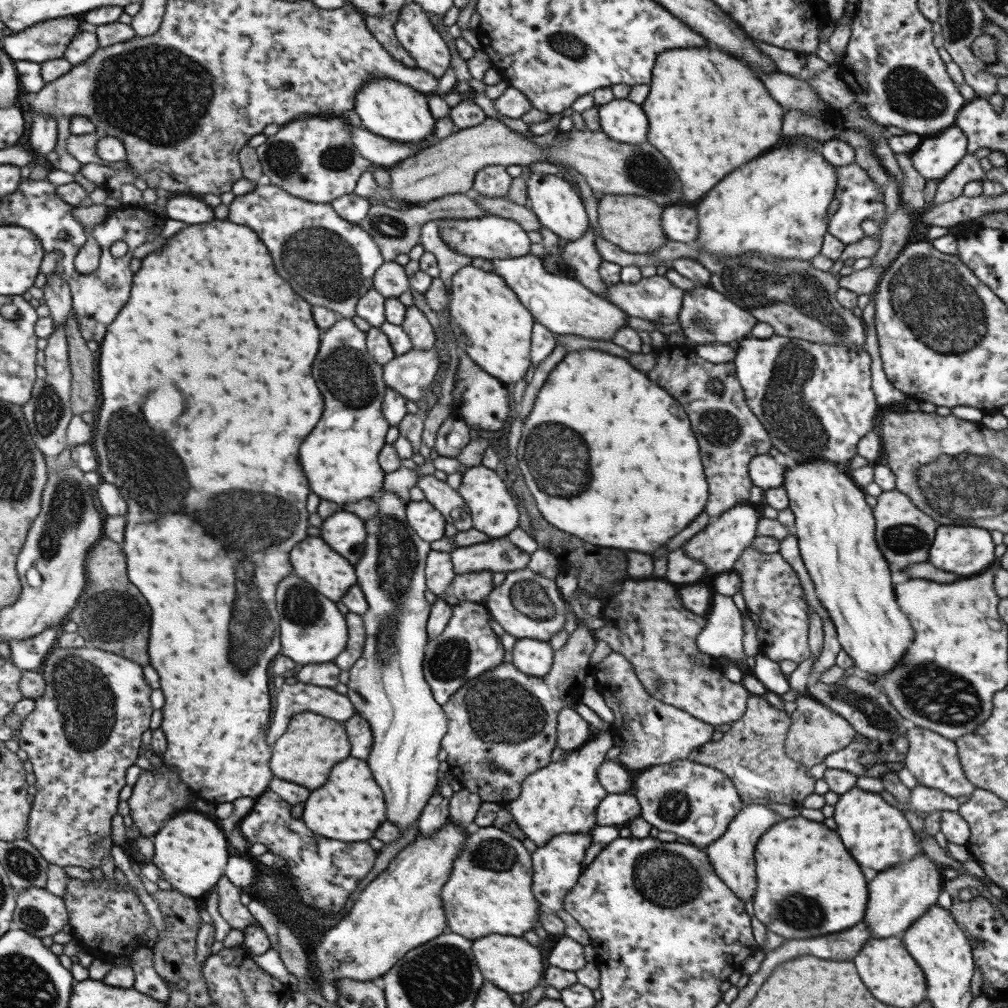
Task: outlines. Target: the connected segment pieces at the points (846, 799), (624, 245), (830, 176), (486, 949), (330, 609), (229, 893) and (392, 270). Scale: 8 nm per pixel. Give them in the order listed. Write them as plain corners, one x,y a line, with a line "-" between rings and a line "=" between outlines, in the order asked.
856,786
841,794
834,807
838,834
860,866
882,872
894,864
916,856
926,856
917,844
918,837
904,817
902,807
890,805
880,793
868,792
=
605,194
597,208
600,234
627,253
641,255
658,250
668,241
660,226
663,209
663,206
645,196
=
788,145
756,158
732,174
728,174
704,200
696,206
698,210
698,237
693,246
698,246
718,255
722,262
734,260
732,256
752,250
763,259
811,260
821,253
824,236
828,233
828,206
835,198
838,177
834,166
829,164
816,149
=
484,936
480,940
474,940
472,952
478,962
480,972
484,978
497,986
504,988
504,992
510,994
523,993
536,988
544,974
544,958
539,946
528,944
524,938
516,936
=
288,576
276,585
276,604
282,628
282,654
298,664
322,664
334,660
346,649
348,627
344,614
336,604
320,594
312,584
296,576
=
225,874
217,882
219,912
234,930
244,930
248,925
260,925
248,908
240,903
242,890
232,884
=
396,261
383,262
375,272
373,288
385,298
398,298
409,288
409,280
404,267

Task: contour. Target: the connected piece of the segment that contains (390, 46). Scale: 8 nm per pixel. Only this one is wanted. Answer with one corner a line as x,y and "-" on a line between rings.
402,11
385,12
384,14
367,14
361,12
364,16
368,30
374,35
374,38
402,64
410,68
416,68
417,62
411,57
411,54
400,44
400,35
396,31
396,24

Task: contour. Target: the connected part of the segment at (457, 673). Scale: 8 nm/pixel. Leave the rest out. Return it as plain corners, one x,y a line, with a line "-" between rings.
460,601
453,606
453,614
438,639
429,640
425,649
423,671
430,685
434,700
447,704
467,680
480,676
483,672
502,663
505,650
499,637
490,627
491,615
484,604
469,604

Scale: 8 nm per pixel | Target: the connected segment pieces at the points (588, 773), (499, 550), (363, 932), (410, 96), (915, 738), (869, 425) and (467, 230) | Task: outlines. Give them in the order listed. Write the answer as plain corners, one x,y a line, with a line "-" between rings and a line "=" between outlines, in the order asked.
610,731
598,733
580,748
566,752
562,760
552,761
526,777
520,796
505,807
528,839
541,847
560,833
591,832
596,824
596,808
607,792
598,784
596,770
607,760
607,752
615,745
=
500,539
462,546
450,554
456,576
482,570
508,573
527,567
531,559
530,553
=
448,818
433,835
423,835
419,832
415,840
400,850
388,867
362,890
350,913
332,929
320,933
321,940
316,944
310,959
314,960
314,966
320,972
316,978
322,984
322,996
328,1002
337,1002
337,982
340,979
379,982
381,976
409,950
434,940
446,931
446,916
440,894
450,878
455,860
464,851
470,830
471,828
463,829
=
370,77
356,94
354,110
362,120
362,127
377,136
401,143
416,144
434,134
436,120
430,113
427,94
388,77
=
910,726
906,737
909,749
905,754
905,767
916,777
918,784
943,790
954,798
969,795
975,789
975,786
966,778
955,741
916,726
=
774,333
770,338
764,340
746,336
739,341
740,344
737,355
733,360
736,369
736,377
742,385
747,405
768,431
768,434
771,436
773,446
782,452
782,454
792,456
797,463
824,459
840,464
840,462
848,462
848,460
852,460
852,458
857,454
857,444
860,442
860,439
864,438
864,436
869,432
872,432
877,428
877,426
874,425
874,418
876,418
877,412
881,412
881,407
876,402
874,392
872,391
872,372
870,367
872,359
870,359
868,351
862,347
813,343
807,340
780,336
776,333
=
484,215
471,219
441,219
439,220
440,237
458,254
485,258
516,259
530,257
530,239
520,224
513,220
500,218
494,215

